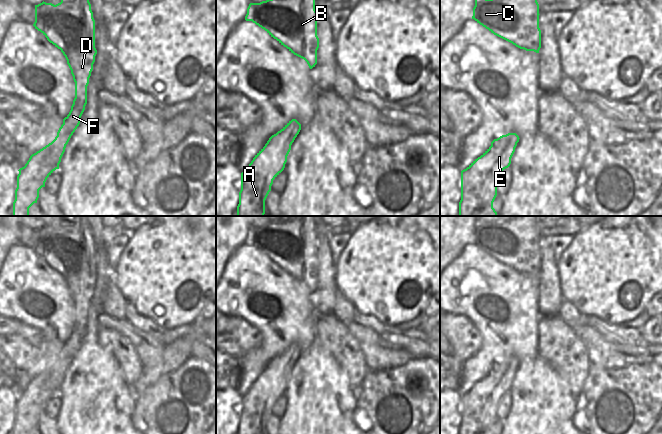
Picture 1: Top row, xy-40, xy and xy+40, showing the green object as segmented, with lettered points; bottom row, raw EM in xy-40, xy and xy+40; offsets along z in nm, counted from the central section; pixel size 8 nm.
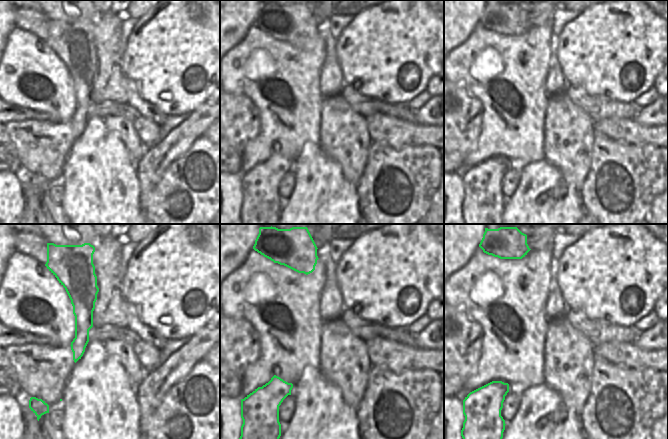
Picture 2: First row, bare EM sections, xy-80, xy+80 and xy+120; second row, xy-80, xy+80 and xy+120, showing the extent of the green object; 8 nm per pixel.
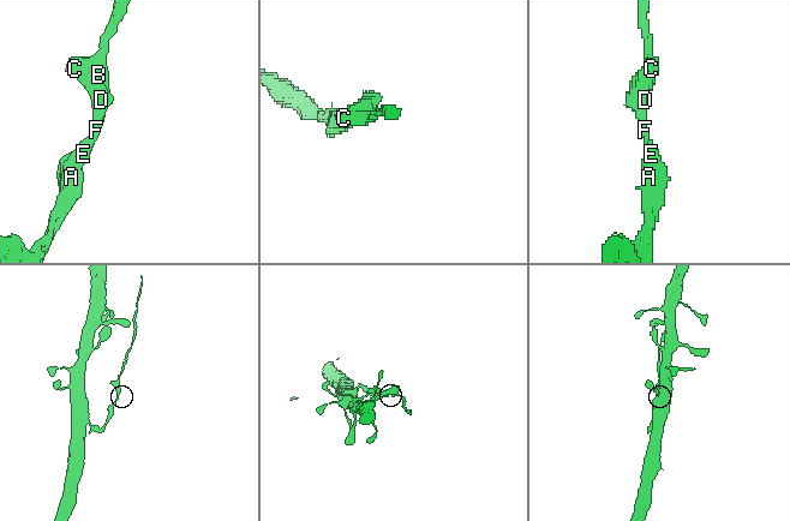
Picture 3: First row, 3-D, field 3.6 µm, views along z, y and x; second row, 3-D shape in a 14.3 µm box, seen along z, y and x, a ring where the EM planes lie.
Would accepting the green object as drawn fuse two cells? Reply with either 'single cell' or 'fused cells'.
fused cells

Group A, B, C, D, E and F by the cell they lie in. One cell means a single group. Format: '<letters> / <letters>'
A E / B C D F

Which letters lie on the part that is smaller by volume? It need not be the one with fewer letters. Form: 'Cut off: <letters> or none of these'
Cut off: B, C, D, F

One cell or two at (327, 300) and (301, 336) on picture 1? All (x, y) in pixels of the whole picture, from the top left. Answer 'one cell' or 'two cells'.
two cells

